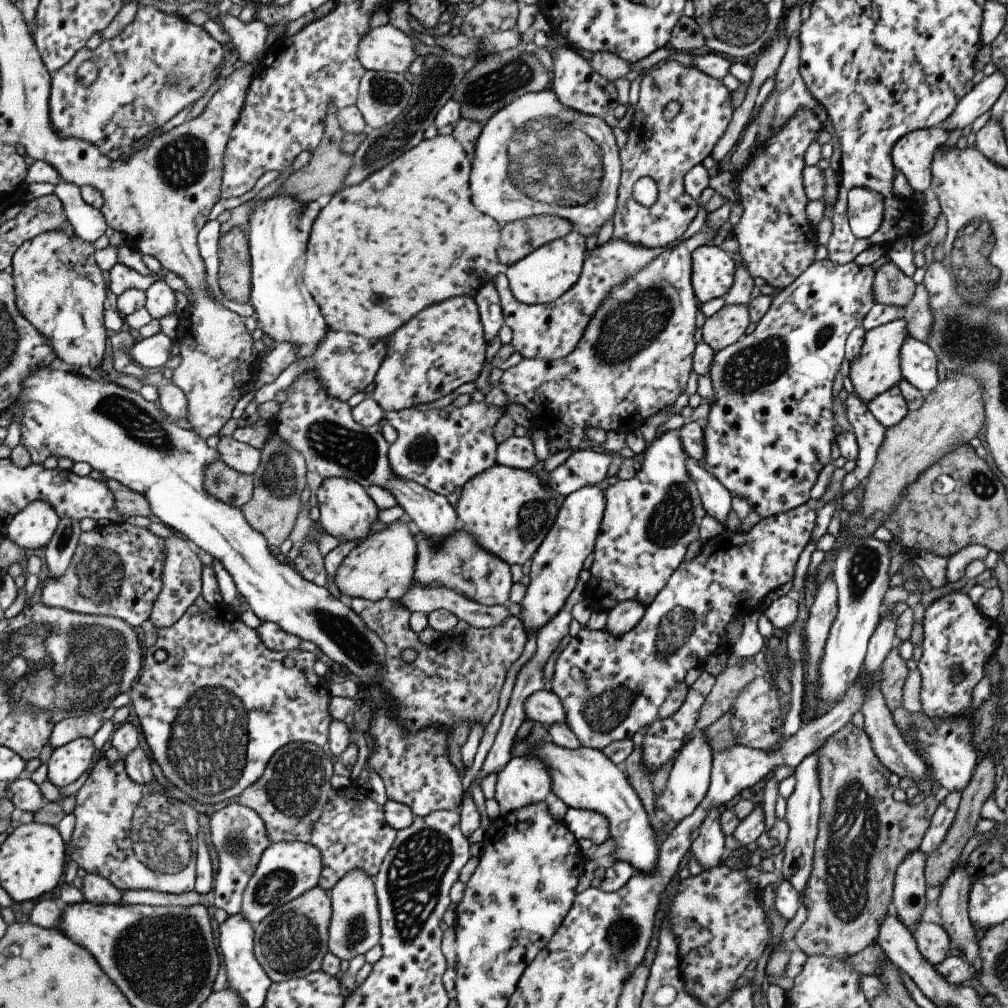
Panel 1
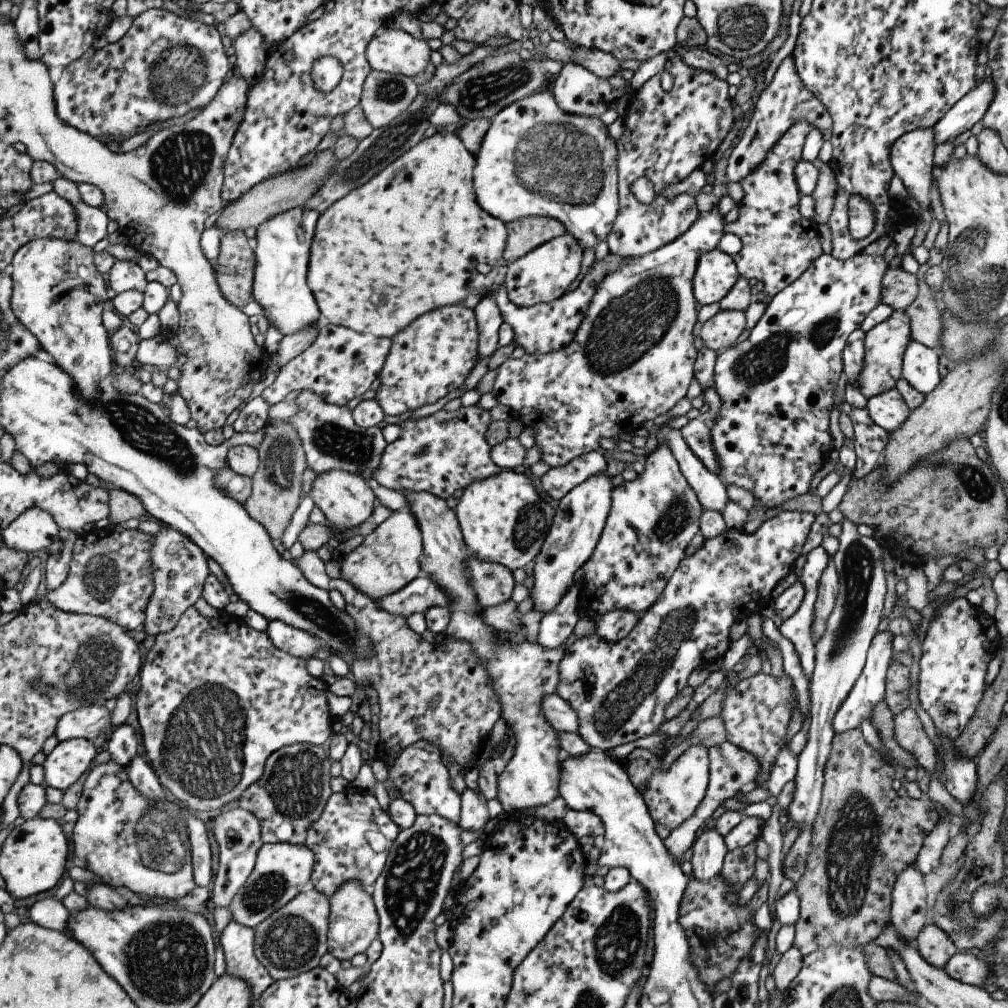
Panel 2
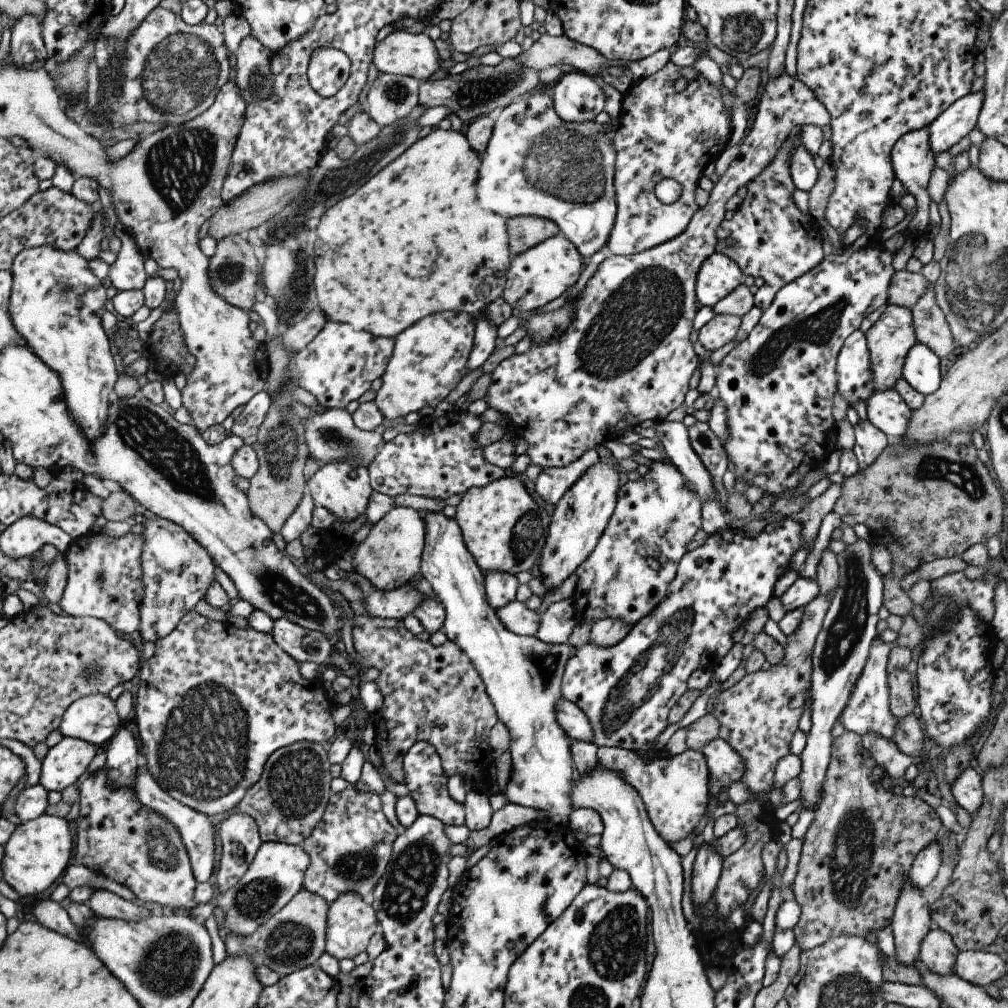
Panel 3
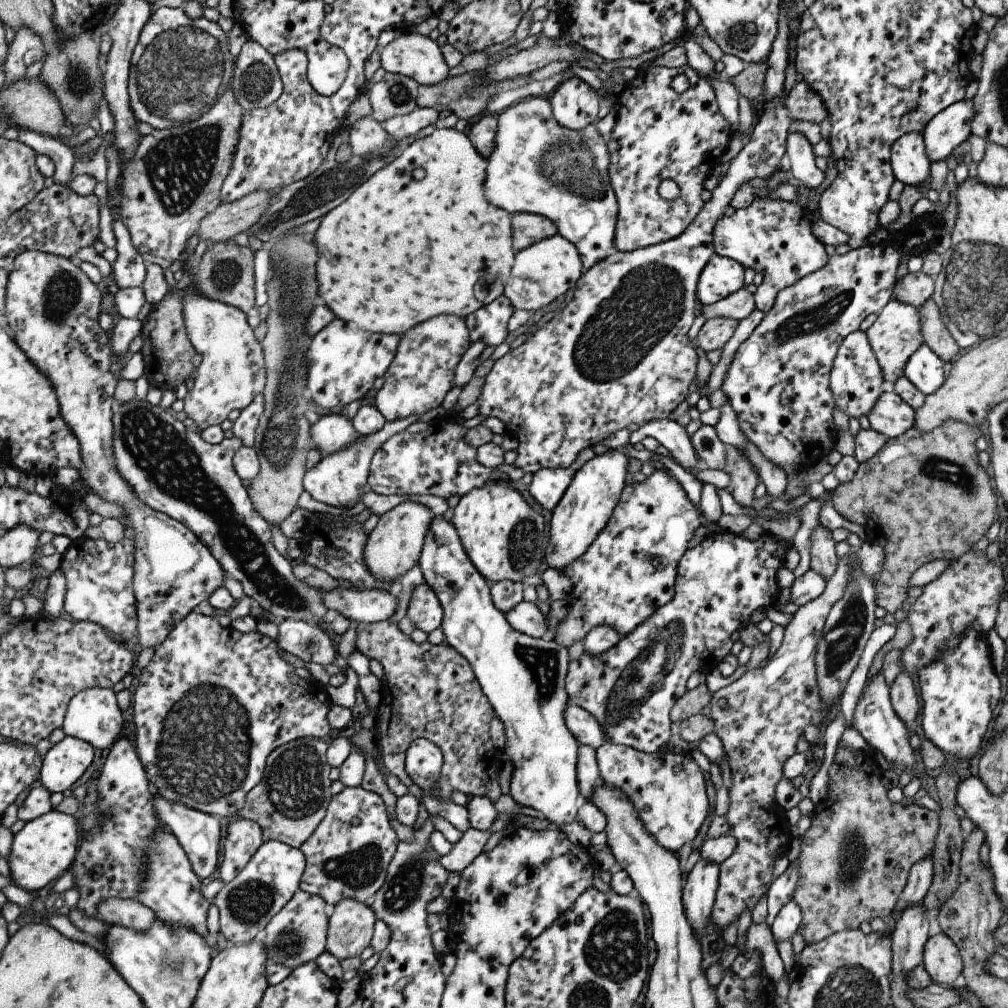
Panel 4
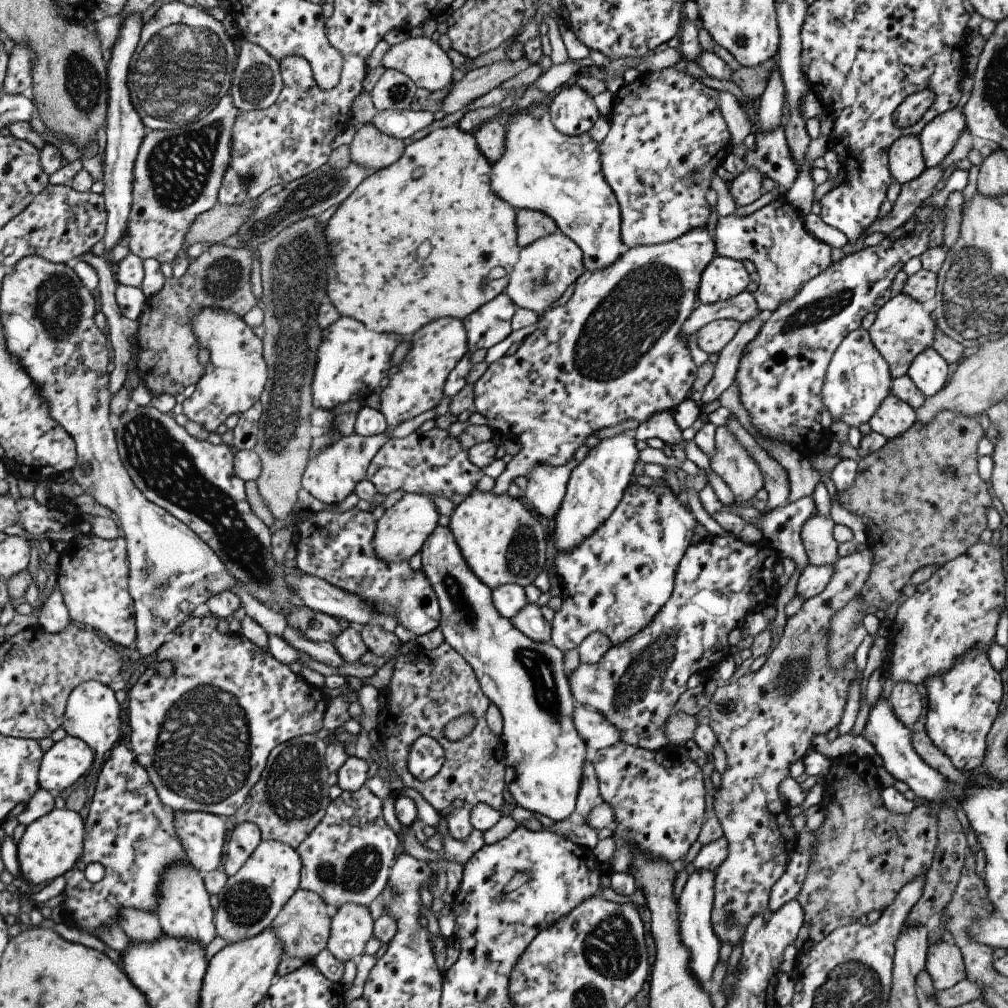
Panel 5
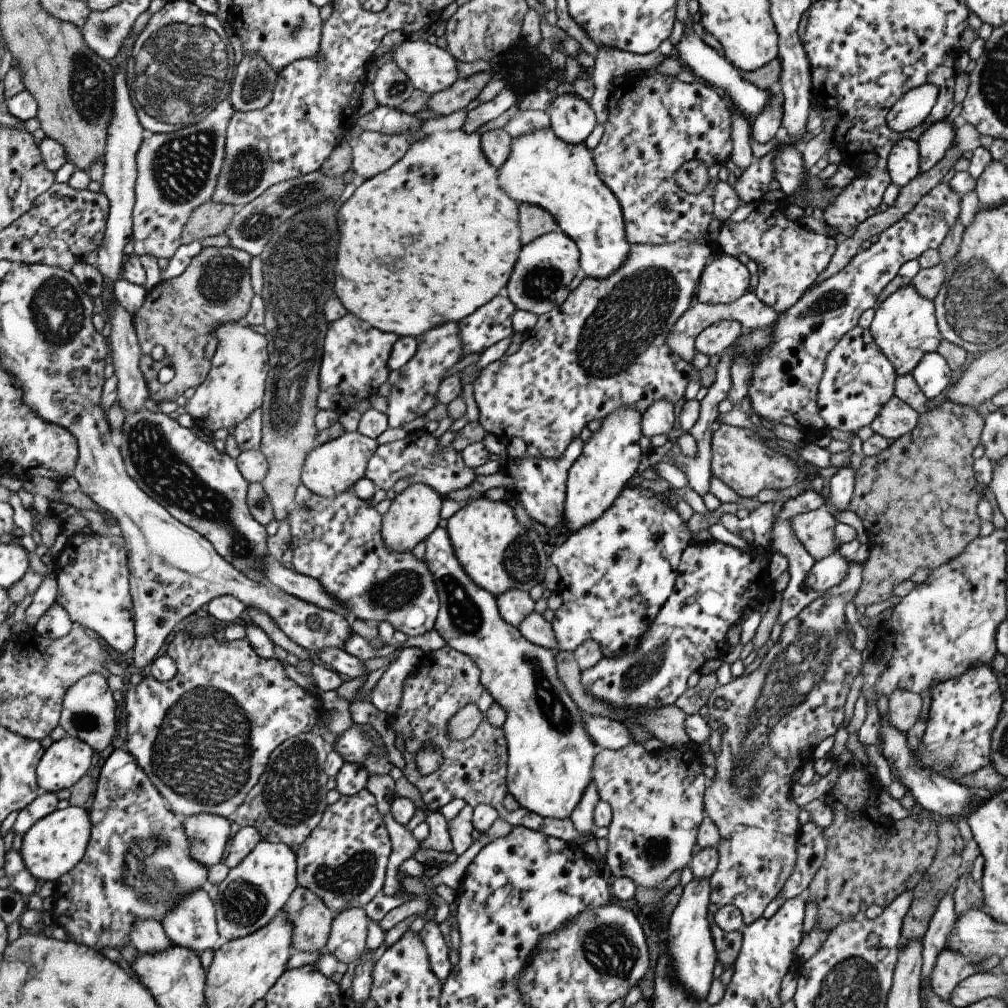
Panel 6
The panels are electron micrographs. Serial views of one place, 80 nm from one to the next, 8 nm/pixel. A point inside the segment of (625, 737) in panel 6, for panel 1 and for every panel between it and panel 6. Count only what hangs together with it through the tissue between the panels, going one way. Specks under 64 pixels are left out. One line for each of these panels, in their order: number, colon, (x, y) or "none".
1: (542, 706)
2: (557, 712)
3: (574, 723)
4: (585, 730)
5: (597, 733)

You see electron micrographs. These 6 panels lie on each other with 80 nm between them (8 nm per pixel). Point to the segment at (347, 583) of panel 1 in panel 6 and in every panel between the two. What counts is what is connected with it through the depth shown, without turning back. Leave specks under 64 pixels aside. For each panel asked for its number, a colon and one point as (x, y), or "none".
2: (389, 557)
3: (390, 554)
4: (394, 545)
5: (400, 532)
6: (414, 512)

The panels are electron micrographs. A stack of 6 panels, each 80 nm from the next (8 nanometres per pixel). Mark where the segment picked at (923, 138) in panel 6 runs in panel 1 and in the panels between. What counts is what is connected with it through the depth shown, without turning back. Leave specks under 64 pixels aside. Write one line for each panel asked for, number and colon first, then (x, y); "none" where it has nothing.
1: (981, 96)
2: (968, 110)
3: (956, 121)
4: (949, 128)
5: (937, 138)

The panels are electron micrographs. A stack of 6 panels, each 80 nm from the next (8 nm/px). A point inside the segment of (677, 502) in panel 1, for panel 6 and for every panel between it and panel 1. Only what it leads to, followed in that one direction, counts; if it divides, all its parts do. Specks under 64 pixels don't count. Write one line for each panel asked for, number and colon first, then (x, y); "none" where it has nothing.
2: (651, 520)
3: (628, 573)
4: (628, 571)
5: (616, 580)
6: (615, 573)

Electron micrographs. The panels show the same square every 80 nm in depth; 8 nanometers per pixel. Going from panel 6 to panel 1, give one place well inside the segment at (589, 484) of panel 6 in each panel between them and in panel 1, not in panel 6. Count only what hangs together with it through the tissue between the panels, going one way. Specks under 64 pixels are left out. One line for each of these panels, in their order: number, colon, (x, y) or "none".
1: (555, 564)
2: (580, 516)
3: (580, 516)
4: (587, 504)
5: (595, 486)

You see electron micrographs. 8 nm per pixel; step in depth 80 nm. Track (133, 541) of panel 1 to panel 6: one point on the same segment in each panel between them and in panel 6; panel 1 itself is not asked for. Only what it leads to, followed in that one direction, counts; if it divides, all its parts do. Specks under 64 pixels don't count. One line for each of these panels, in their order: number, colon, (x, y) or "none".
2: (110, 576)
3: (103, 576)
4: (97, 574)
5: (91, 574)
6: (90, 570)

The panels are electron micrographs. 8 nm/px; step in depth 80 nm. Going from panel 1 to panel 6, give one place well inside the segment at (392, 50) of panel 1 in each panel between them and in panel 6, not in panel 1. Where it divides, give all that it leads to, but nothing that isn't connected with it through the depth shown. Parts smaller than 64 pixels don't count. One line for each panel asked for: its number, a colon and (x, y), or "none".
2: (394, 52)
3: (413, 55)
4: (418, 57)
5: (420, 59)
6: (429, 69)

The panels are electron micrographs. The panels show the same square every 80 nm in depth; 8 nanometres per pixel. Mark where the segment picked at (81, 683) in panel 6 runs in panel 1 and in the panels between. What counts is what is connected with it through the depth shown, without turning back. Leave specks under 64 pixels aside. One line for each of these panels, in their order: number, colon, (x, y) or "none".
1: (85, 725)
2: (87, 722)
3: (93, 718)
4: (93, 716)
5: (92, 715)

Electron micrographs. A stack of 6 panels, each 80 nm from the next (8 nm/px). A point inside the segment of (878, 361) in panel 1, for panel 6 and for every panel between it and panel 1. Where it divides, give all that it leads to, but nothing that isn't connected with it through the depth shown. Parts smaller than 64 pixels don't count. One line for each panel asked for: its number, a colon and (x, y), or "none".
2: (884, 344)
3: (888, 340)
4: (896, 333)
5: (902, 329)
6: (903, 327)

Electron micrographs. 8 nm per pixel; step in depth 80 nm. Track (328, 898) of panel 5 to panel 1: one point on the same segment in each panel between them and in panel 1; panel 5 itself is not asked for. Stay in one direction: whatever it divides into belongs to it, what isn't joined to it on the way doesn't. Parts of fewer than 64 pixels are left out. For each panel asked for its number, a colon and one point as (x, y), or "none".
1: (351, 833)
2: (337, 841)
3: (348, 849)
4: (342, 861)

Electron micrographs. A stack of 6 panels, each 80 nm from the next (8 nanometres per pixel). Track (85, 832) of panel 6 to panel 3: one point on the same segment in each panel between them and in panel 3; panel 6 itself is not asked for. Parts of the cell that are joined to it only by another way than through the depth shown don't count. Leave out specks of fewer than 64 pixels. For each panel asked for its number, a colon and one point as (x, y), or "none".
3: (38, 850)
4: (45, 847)
5: (50, 846)

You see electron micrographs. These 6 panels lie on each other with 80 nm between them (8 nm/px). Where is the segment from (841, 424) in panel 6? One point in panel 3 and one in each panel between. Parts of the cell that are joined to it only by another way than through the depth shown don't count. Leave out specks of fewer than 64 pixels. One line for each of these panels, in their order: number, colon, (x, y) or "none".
3: (853, 369)
4: (855, 378)
5: (857, 379)

